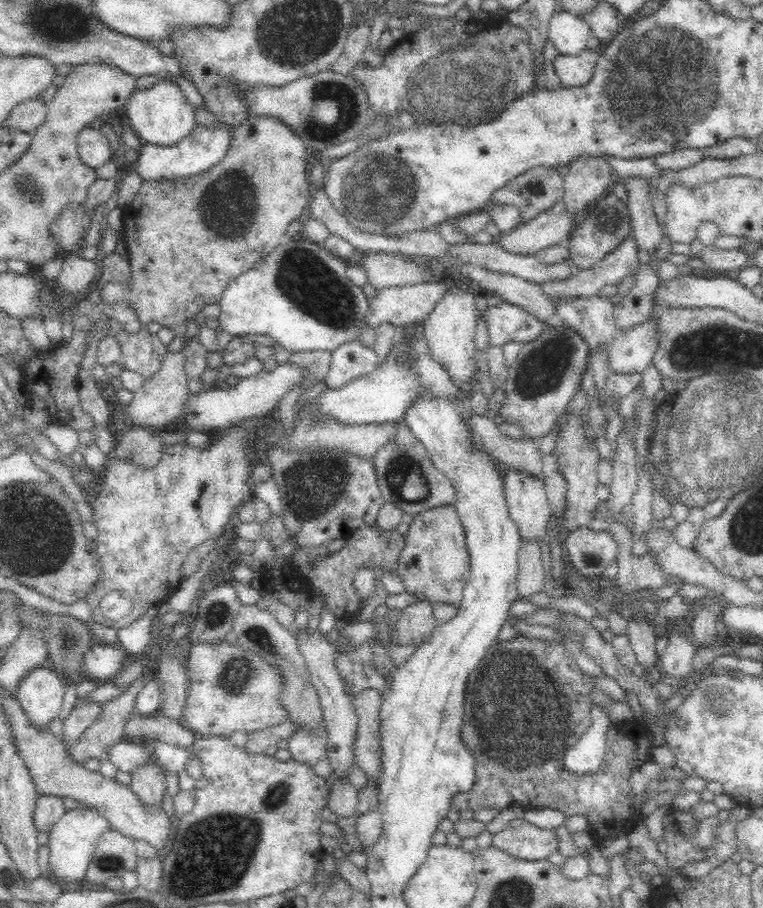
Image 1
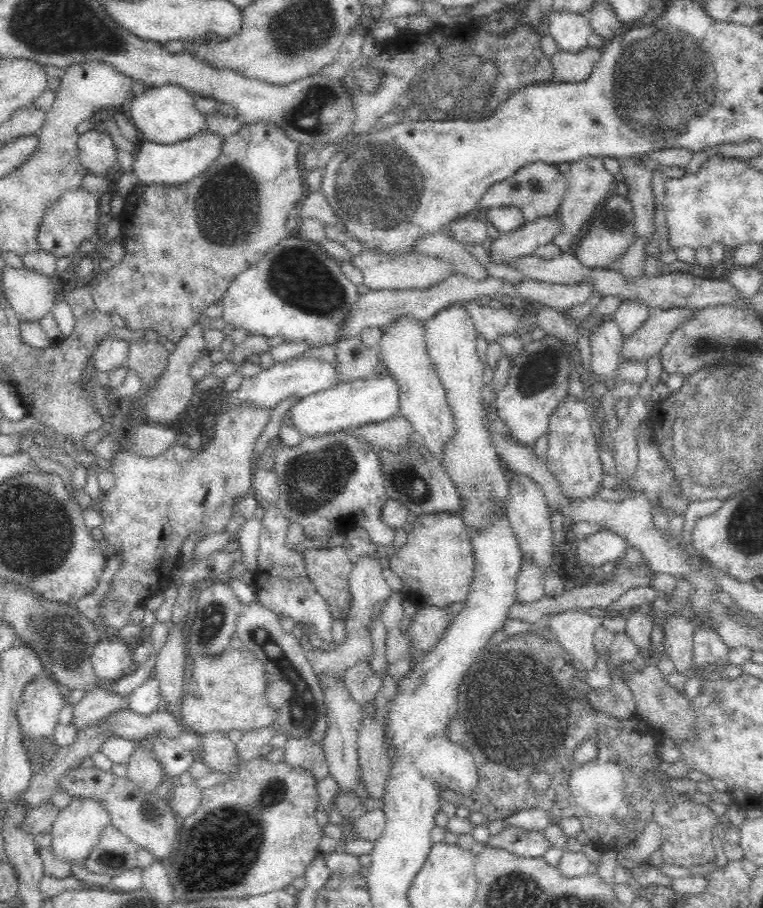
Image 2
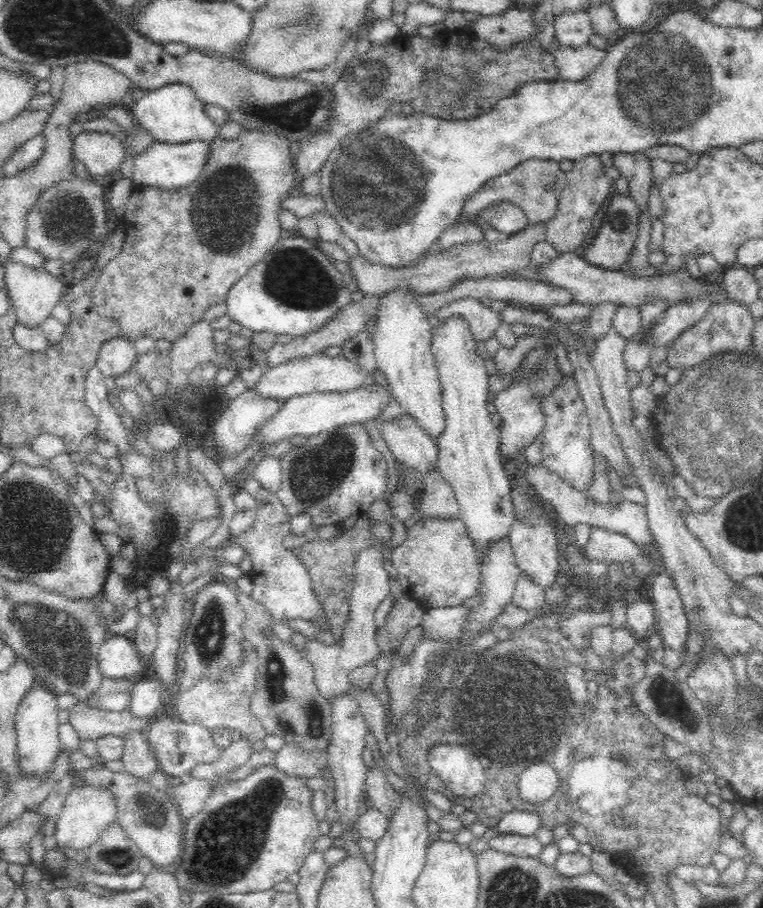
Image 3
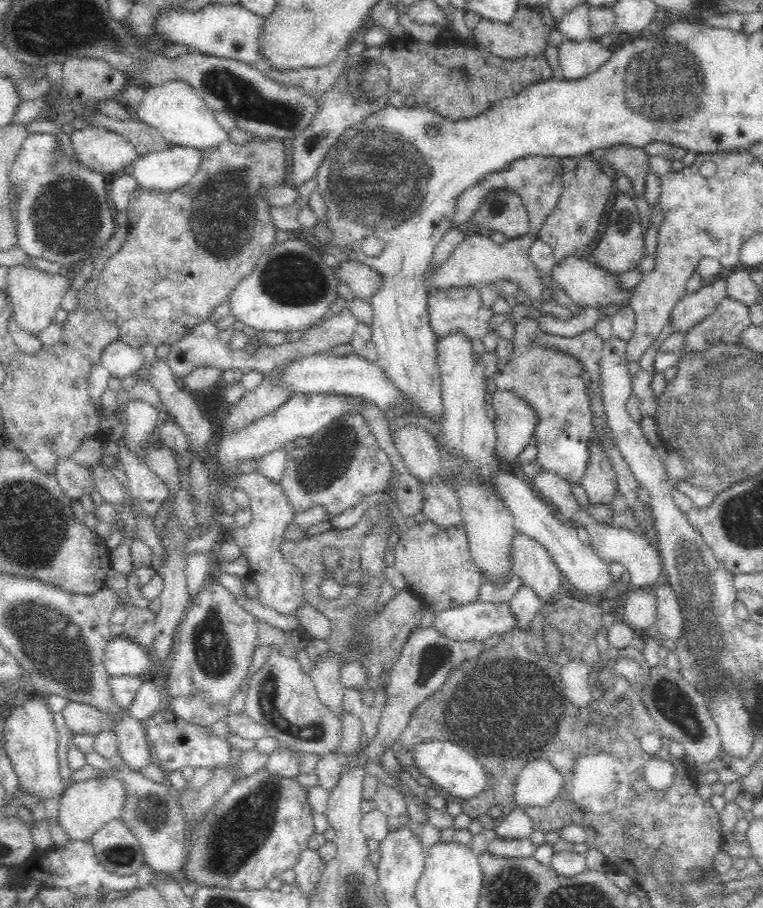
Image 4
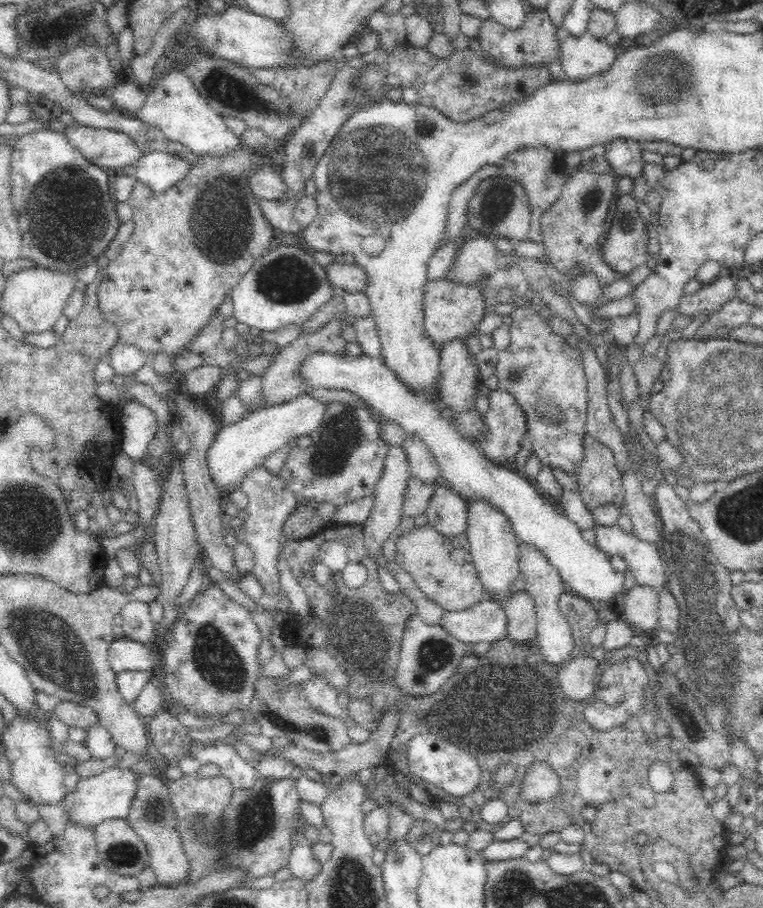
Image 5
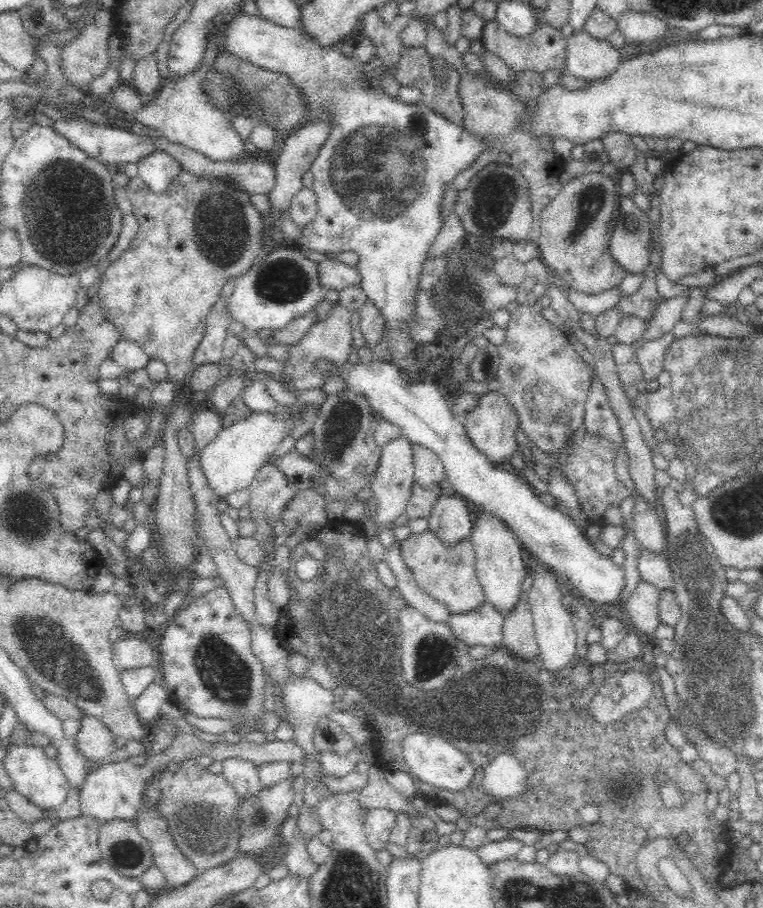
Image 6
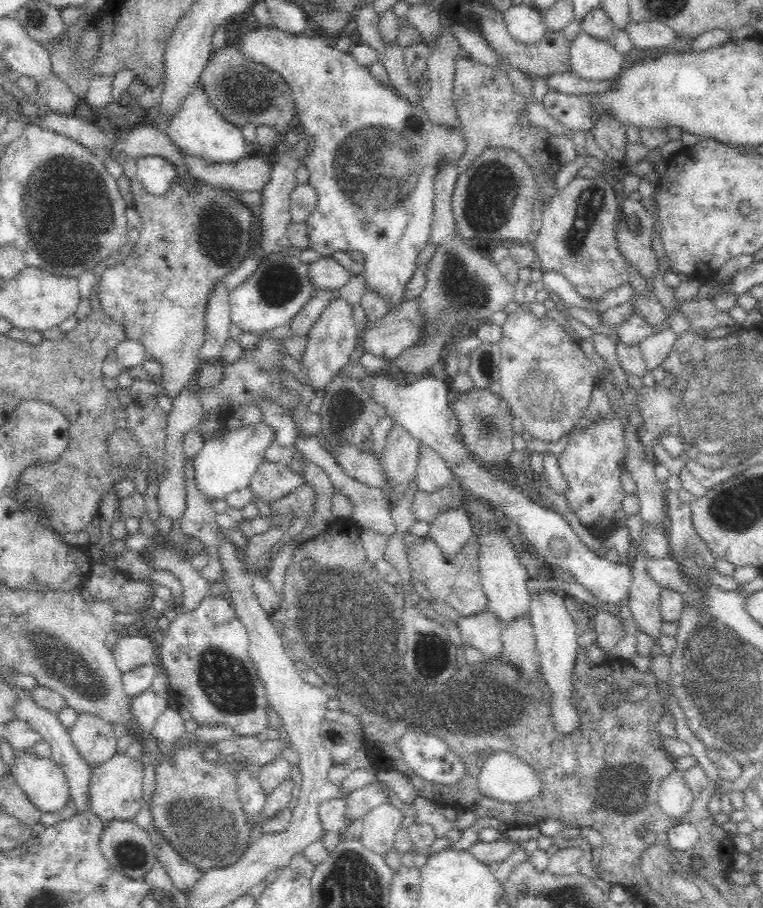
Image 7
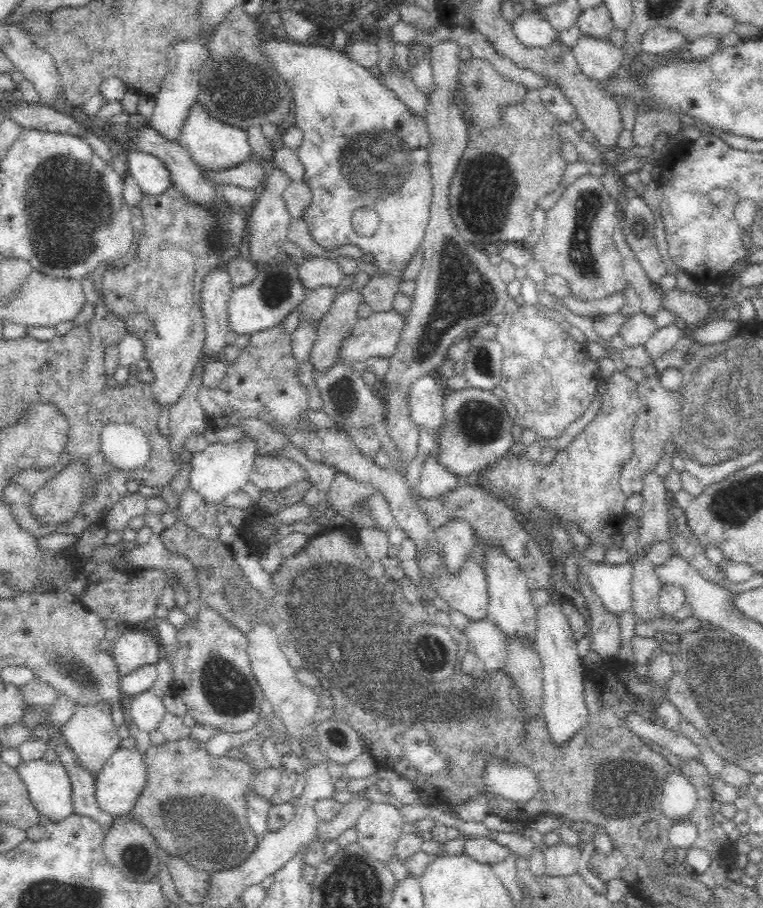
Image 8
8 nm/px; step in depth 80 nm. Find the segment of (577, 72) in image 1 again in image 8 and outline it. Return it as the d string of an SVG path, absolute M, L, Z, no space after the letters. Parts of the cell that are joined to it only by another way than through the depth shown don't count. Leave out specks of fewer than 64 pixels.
M580 36L572 48L580 69L588 78L604 83L611 78L621 65L622 49L607 39Z

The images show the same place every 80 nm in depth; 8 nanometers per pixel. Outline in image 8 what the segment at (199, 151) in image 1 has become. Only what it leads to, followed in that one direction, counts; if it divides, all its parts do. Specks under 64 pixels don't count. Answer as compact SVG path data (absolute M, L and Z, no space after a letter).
M123 149L128 159L128 176L132 176L138 188L146 195L162 194L172 186L172 178L165 164L153 154L138 149Z

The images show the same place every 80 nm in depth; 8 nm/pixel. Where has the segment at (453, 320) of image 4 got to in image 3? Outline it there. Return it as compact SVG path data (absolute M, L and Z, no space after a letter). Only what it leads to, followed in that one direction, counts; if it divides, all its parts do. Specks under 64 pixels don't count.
M474 297L453 299L452 302L437 307L431 316L431 322L438 326L450 318L459 318L465 322L475 341L486 341L494 336L498 325L502 322L500 313Z

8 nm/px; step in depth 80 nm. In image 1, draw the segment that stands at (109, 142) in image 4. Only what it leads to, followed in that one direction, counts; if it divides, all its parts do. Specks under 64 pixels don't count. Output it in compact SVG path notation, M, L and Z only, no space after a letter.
M94 127L80 130L76 144L82 162L94 171L103 168L114 156L104 133Z

